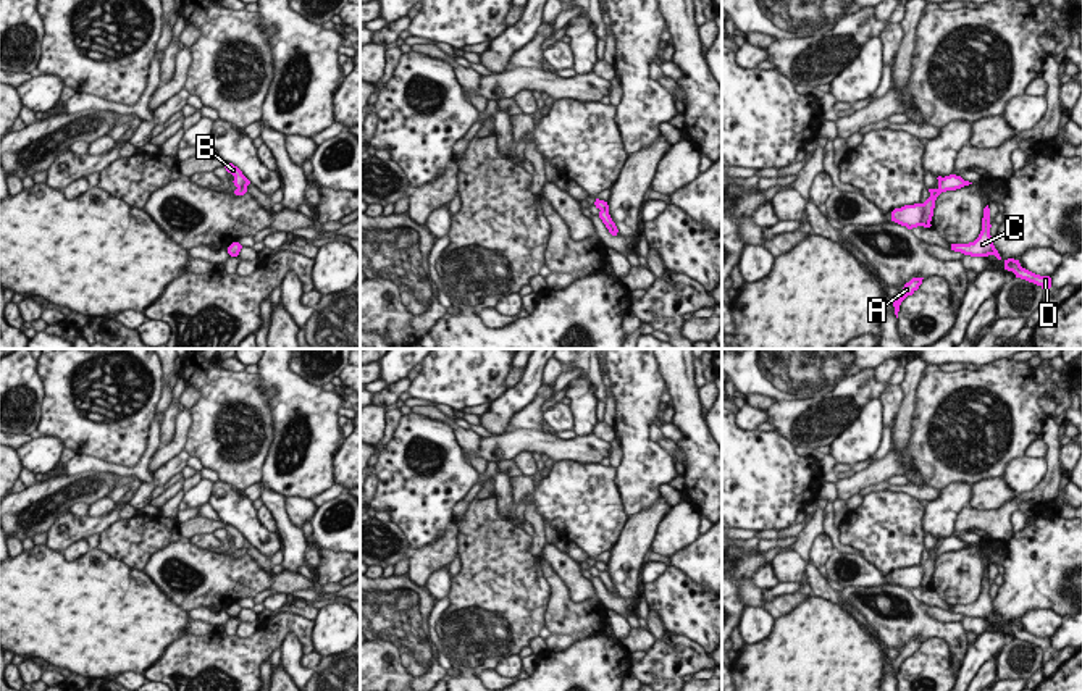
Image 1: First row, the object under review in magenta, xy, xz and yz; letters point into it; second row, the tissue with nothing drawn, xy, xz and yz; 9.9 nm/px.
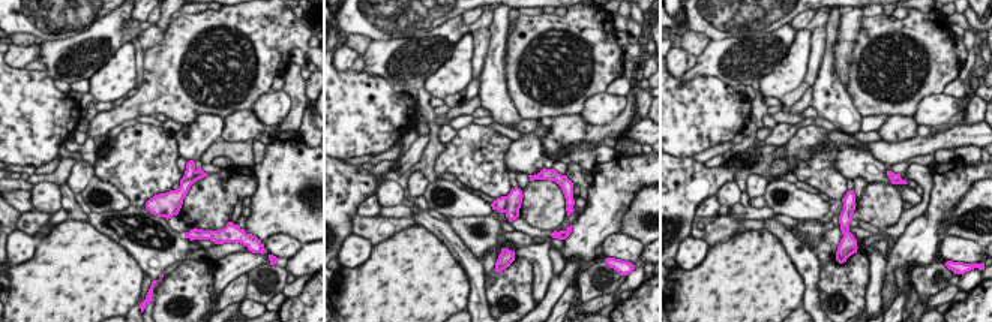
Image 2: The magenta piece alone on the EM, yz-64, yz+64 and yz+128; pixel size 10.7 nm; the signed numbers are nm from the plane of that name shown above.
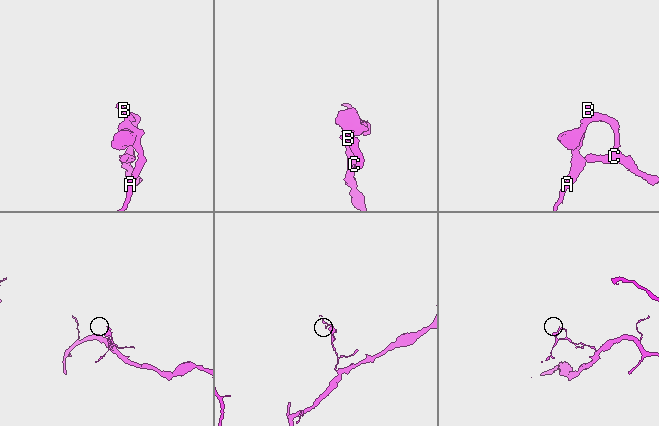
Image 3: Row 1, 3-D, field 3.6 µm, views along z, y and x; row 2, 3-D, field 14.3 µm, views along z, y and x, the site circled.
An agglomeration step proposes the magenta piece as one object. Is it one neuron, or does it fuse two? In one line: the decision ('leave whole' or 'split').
split

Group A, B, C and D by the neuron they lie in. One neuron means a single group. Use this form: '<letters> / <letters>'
A B / C D

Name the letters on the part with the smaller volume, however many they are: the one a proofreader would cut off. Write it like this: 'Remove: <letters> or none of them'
Remove: A, B

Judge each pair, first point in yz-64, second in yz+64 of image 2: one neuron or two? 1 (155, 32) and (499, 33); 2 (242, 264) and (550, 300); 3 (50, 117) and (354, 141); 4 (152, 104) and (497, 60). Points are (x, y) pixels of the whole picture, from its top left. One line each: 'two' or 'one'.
1: two
2: one
3: one
4: two

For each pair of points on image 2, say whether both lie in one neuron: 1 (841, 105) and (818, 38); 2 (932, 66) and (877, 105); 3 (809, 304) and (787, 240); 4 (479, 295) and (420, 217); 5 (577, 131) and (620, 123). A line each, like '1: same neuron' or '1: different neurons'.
1: different neurons
2: same neuron
3: same neuron
4: same neuron
5: different neurons

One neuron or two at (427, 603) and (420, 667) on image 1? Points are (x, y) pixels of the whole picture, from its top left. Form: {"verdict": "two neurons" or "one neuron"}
{"verdict": "one neuron"}

